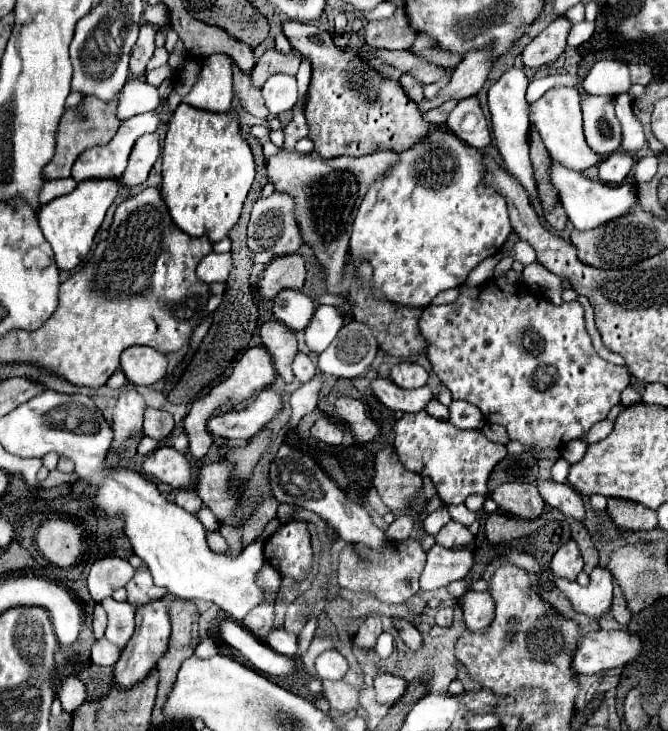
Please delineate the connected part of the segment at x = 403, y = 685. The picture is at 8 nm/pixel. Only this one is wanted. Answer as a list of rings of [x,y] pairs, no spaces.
[[[377,672],[375,674],[375,692],[377,692],[377,702],[393,706],[407,690],[407,680],[401,676],[391,676],[389,672]]]

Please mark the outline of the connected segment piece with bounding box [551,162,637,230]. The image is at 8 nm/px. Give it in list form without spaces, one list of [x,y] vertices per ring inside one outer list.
[[[553,162],[553,168],[551,168],[551,182],[557,188],[561,204],[577,230],[593,230],[605,222],[631,214],[637,208],[637,188],[635,186],[629,186],[629,184],[607,186],[603,182],[593,182],[593,180],[587,180],[583,174],[557,166],[557,162]]]

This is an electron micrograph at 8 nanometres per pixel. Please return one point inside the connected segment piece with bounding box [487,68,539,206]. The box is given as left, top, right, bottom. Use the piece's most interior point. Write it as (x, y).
(506, 98)

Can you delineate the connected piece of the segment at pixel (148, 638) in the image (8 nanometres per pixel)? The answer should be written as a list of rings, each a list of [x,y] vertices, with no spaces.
[[[151,600],[143,606],[137,606],[135,610],[135,634],[131,636],[131,640],[127,642],[119,662],[115,664],[115,682],[121,688],[129,688],[137,682],[141,682],[151,668],[157,666],[157,660],[161,658],[161,654],[167,650],[167,640],[171,634],[171,622],[169,622],[169,614],[167,614],[167,606],[165,600]]]

